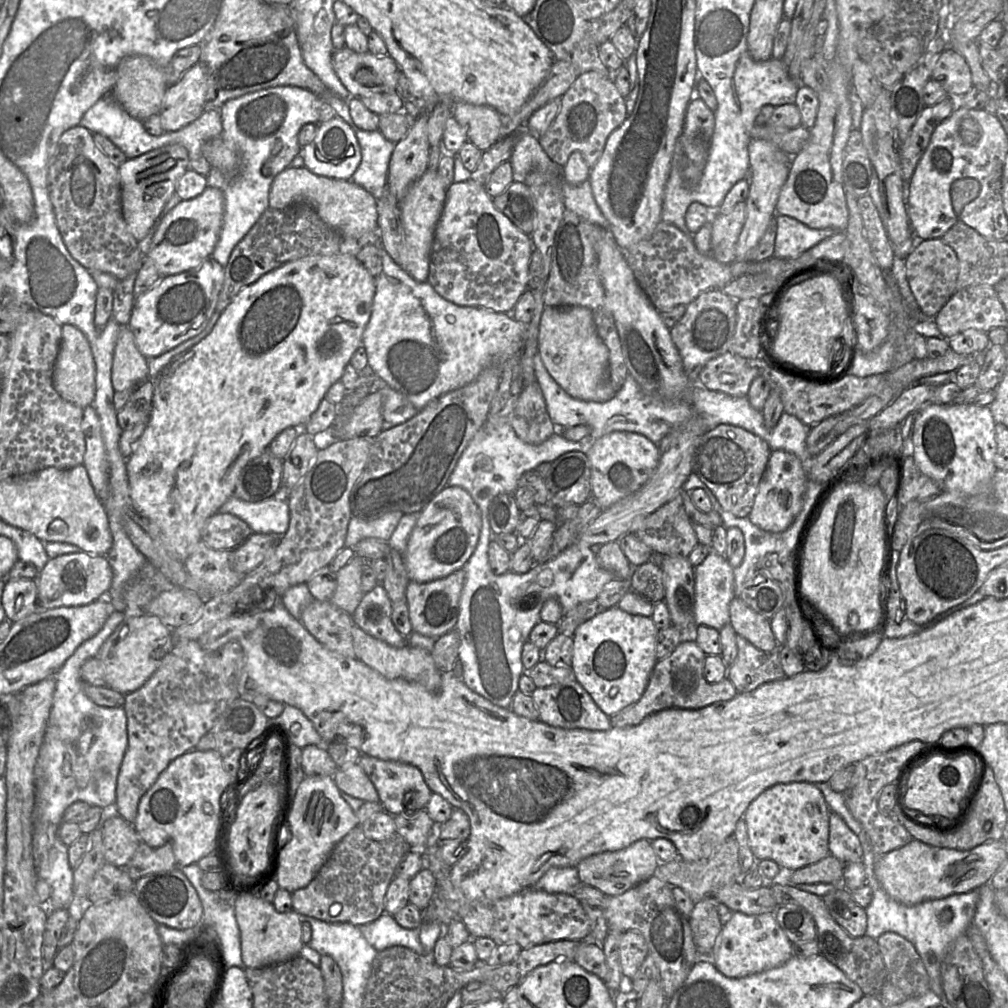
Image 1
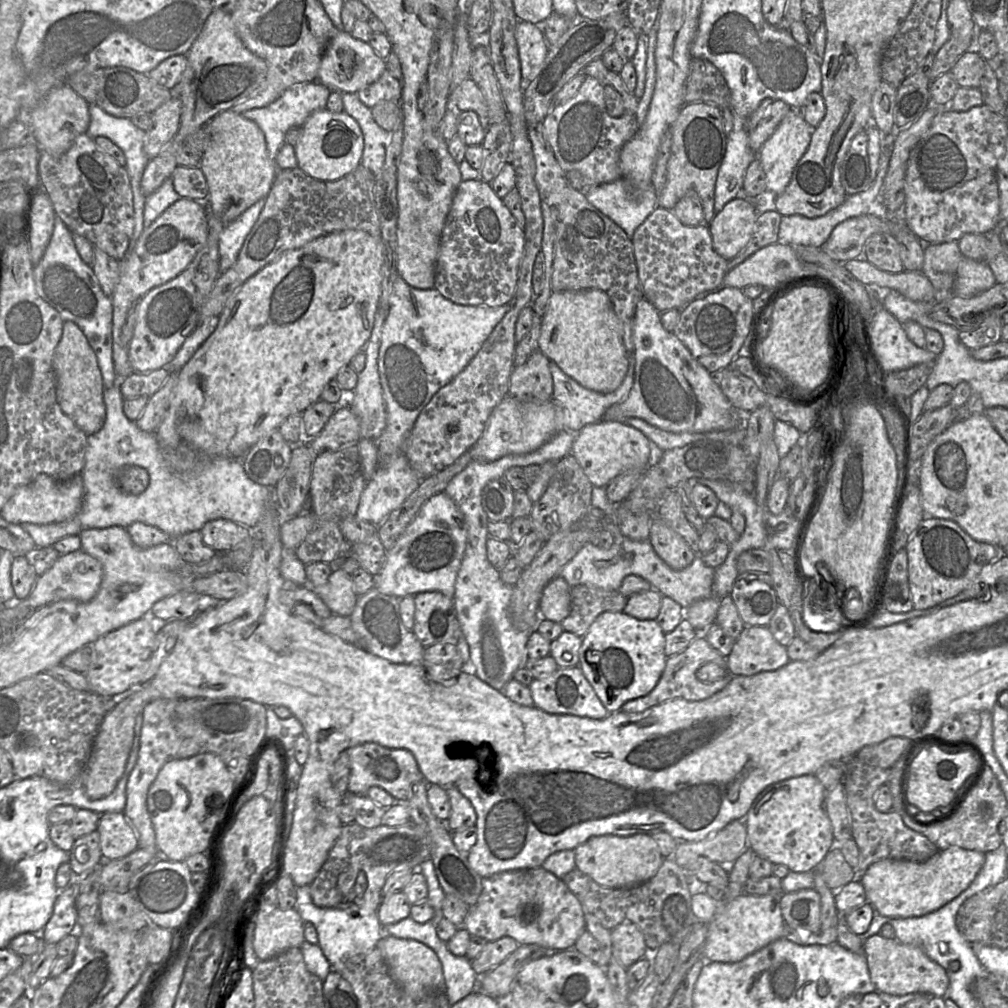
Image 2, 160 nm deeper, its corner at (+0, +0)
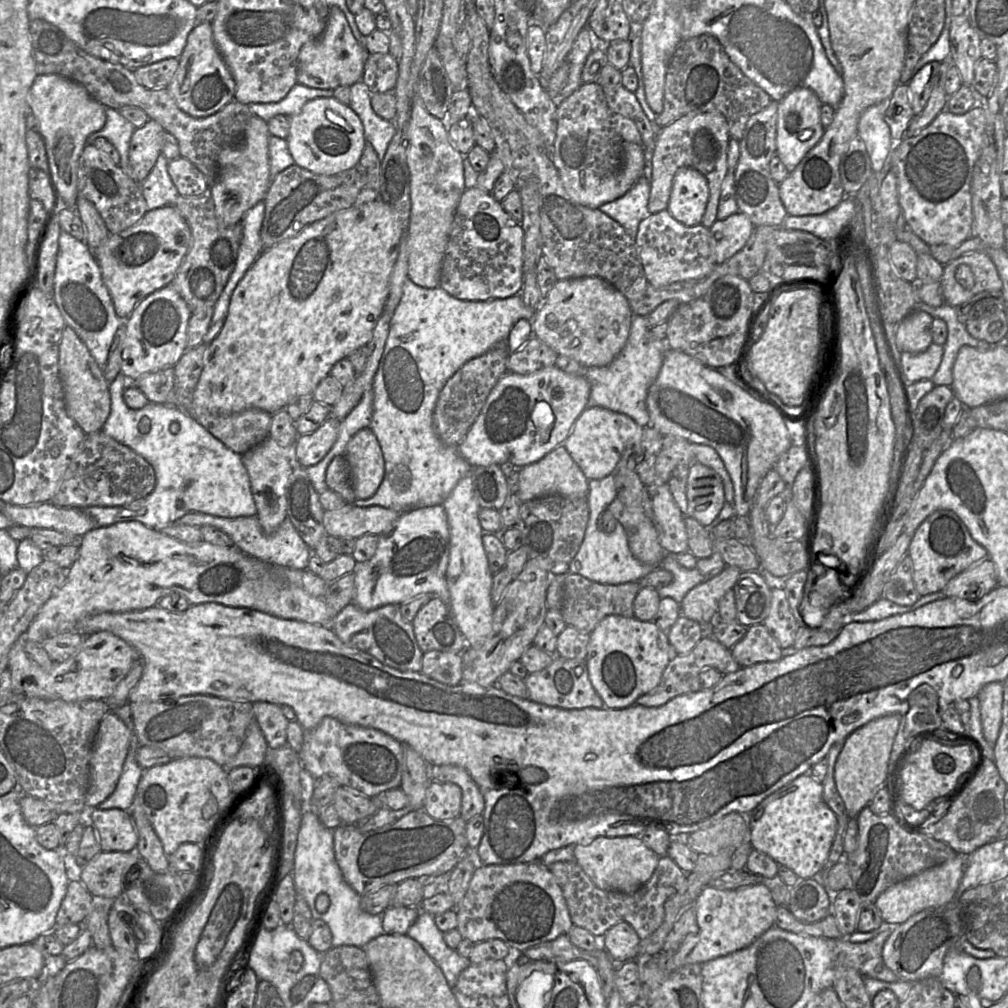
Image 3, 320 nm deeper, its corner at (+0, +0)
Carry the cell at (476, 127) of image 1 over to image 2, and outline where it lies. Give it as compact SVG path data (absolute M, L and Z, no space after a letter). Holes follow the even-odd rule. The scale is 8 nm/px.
M471 78L464 80L450 93L449 108L454 108L457 112L473 111L477 114L482 127L484 129L489 127L488 109L485 99Z

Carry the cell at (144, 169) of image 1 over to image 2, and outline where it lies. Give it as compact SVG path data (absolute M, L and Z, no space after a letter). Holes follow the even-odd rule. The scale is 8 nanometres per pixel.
M223 10L212 11L186 57L187 65L181 81L173 89L182 103L180 127L176 135L145 167L141 188L146 197L155 192L166 179L172 178L178 166L176 154L184 146L184 140L221 112L254 96L268 70L266 61L251 52L241 40L232 14Z

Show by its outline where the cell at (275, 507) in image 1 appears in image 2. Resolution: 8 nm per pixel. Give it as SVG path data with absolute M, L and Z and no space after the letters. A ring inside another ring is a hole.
M116 375L115 384L104 389L104 425L98 432L87 436L87 450L81 471L84 498L78 513L63 522L20 524L33 538L36 548L53 546L64 537L79 536L87 529L112 526L127 528L134 522L156 527L166 533L171 542L186 533L200 531L207 522L216 519L226 519L249 529L254 528L272 498L274 487L262 486L250 480L240 459L223 456L207 458L186 445L176 449L166 448L155 432L143 431L127 418L123 411L120 380ZM124 438L128 438L132 445L128 453L119 449L119 441ZM123 466L139 466L147 472L148 487L139 496L118 490L116 472ZM193 468L193 474L185 473Z

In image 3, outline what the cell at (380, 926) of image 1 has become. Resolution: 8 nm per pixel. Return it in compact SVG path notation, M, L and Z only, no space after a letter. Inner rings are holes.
M421 912L415 923L408 929L407 936L418 942L443 972L451 989L454 988L459 974L470 965L456 949L447 946L434 921L434 916Z

